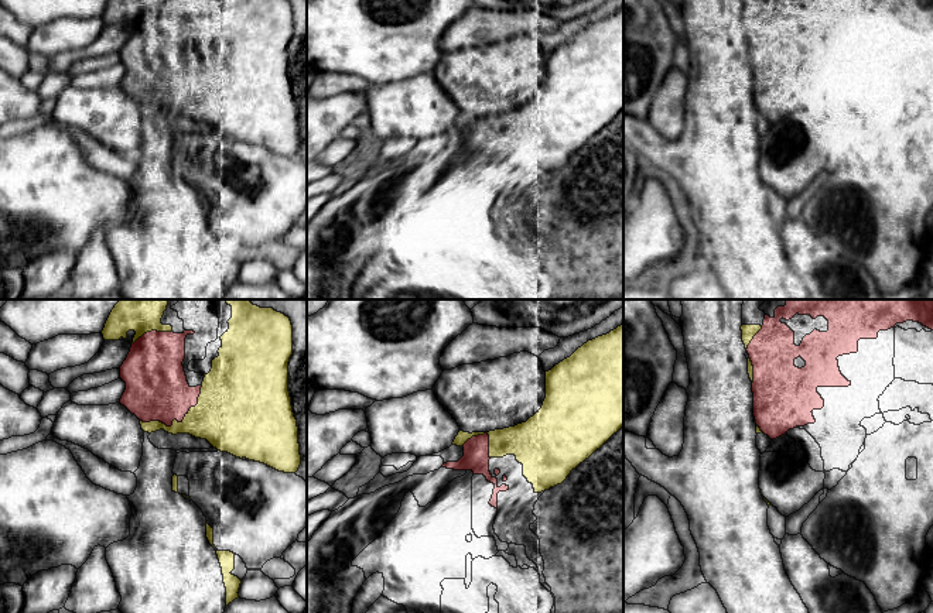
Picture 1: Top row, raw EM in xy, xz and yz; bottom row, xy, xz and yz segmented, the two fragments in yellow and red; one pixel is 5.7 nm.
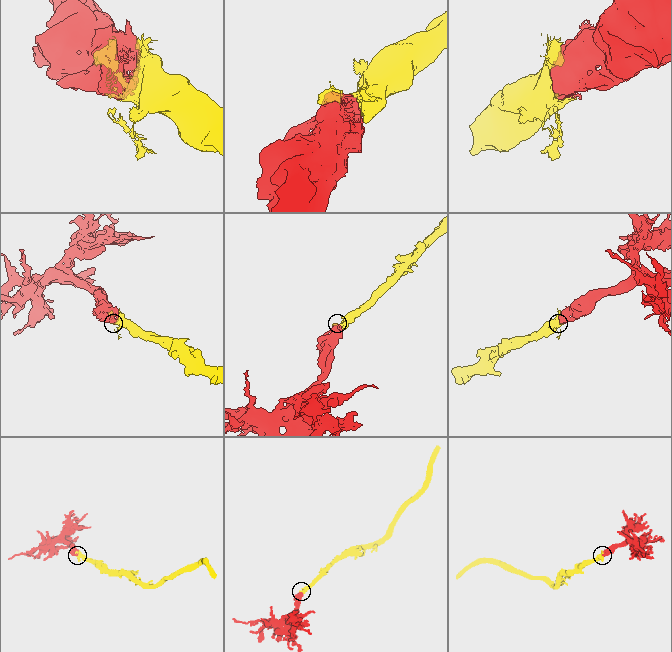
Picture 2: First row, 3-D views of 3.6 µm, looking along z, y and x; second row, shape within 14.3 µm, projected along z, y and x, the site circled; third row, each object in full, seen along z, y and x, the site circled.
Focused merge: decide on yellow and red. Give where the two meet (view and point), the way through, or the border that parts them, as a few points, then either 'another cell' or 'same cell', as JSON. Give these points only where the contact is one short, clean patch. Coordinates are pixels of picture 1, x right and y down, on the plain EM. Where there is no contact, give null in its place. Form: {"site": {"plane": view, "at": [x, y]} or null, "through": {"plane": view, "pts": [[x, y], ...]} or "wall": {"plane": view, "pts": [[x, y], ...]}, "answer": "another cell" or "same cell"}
{"site": {"plane": "xy", "at": [177, 105]}, "answer": "same cell"}

